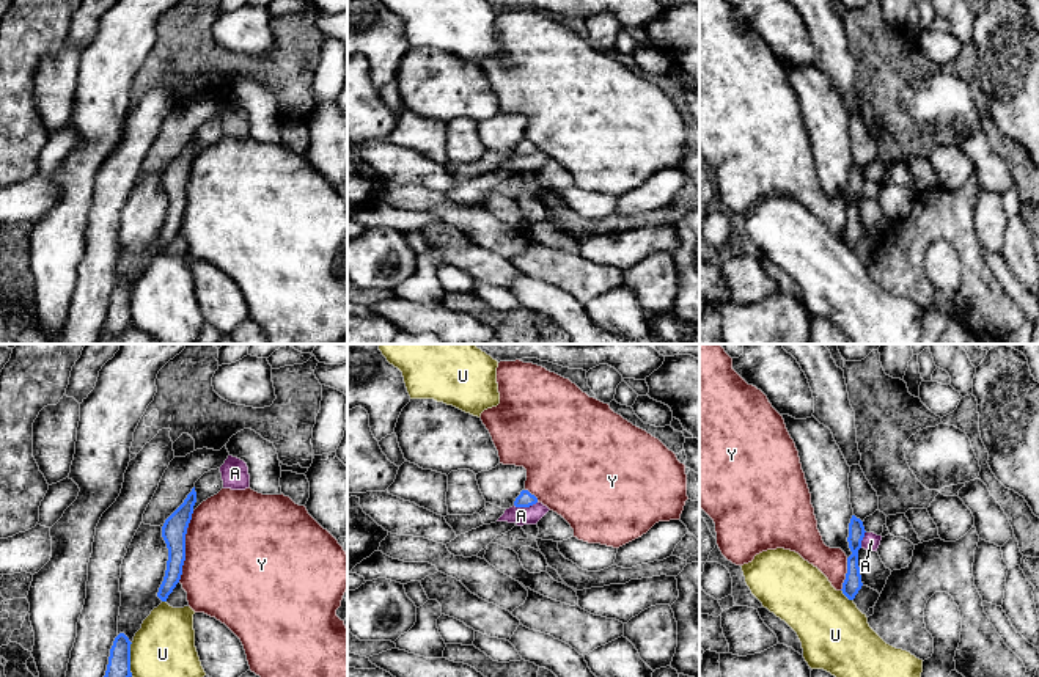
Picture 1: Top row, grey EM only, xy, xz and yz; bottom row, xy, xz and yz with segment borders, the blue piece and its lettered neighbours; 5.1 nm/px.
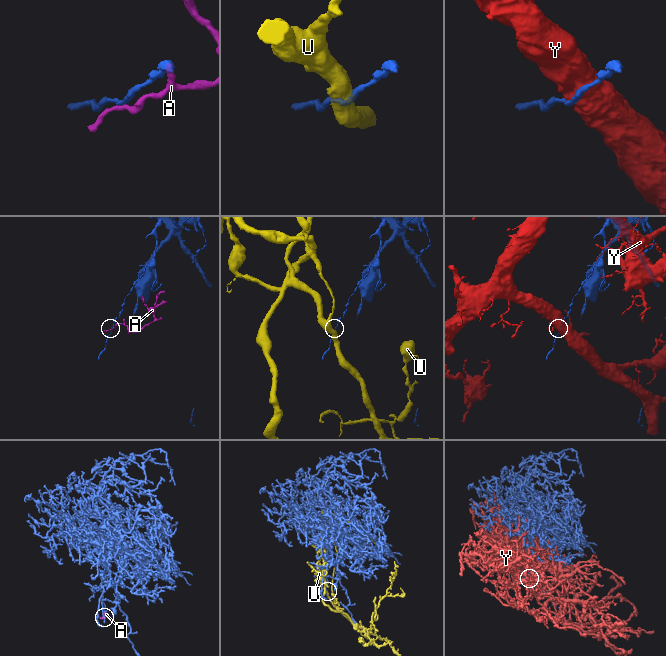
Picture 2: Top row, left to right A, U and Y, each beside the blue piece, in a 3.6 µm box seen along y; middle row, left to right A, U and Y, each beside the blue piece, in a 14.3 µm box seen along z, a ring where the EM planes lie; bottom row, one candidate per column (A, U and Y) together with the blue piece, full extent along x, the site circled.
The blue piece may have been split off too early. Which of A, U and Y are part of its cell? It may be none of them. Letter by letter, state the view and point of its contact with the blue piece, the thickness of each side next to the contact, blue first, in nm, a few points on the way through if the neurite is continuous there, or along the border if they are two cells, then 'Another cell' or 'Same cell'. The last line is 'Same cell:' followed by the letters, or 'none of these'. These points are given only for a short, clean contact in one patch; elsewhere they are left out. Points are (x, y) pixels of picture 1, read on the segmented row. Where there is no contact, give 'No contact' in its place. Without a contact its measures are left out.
A: Touches blue at xz (525, 506). Thickness 80 nm (blue) against 100 nm. Boundary: xz (538, 501), (528, 506), (514, 506). Another cell
U: Touches blue at xy (129, 660). Thickness 110 nm (blue) against 300 nm. Boundary: xy (132, 643), (131, 676). Another cell
Y: Touches blue at xy (184, 547). Thickness 130 nm (blue) against 500 nm. Another cell
Same cell: none of these

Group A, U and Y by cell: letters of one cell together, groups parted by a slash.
A / U / Y

